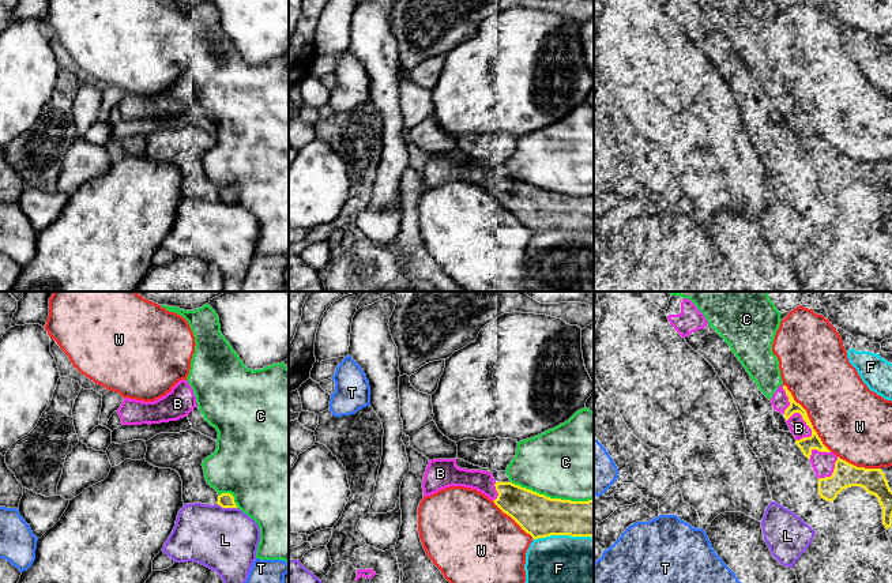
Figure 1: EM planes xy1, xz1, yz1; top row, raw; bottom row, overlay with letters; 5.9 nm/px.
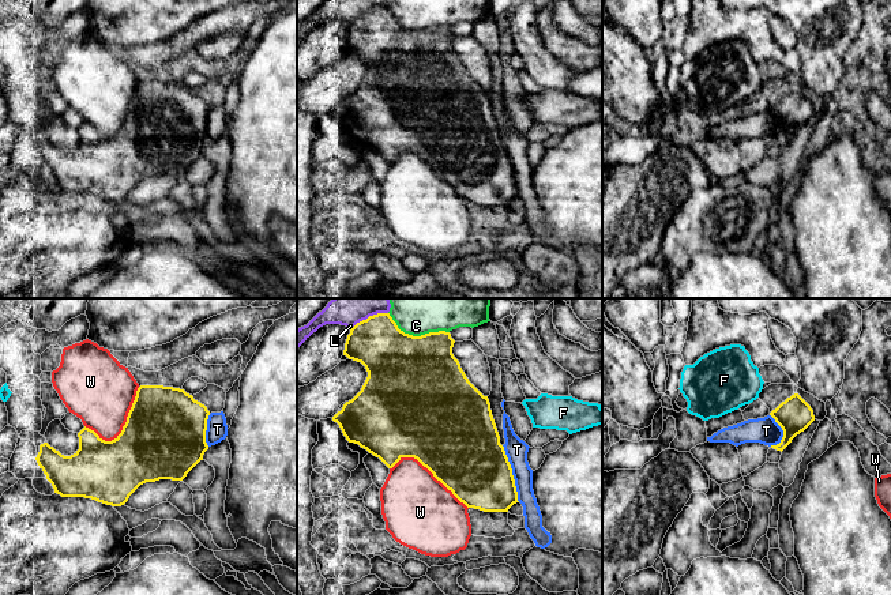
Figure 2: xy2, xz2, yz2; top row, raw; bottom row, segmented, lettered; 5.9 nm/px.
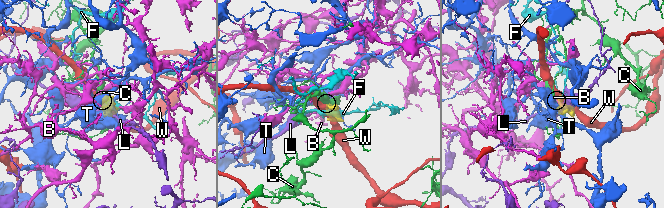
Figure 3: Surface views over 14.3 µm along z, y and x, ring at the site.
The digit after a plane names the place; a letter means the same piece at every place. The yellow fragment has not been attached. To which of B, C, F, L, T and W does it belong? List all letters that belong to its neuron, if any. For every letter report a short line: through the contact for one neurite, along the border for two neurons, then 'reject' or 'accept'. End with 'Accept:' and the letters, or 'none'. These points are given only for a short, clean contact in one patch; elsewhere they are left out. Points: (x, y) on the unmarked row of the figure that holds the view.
B: accept
C: reject
F: reject
L: line xy1 (217, 198), (222, 202), (237, 203); reject
T: reject
W: reject
Accept: B

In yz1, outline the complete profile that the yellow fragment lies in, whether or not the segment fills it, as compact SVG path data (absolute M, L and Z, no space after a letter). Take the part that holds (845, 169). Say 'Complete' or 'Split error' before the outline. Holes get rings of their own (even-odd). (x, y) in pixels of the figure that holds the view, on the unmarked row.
Split error. M779 80L771 93L774 105L782 108L795 132L795 139L810 155L818 173L818 189L833 196L838 189L851 181L861 181L876 191L882 203L882 219L892 222L892 185L881 163L857 162L831 147L818 132L806 105L794 95L786 80Z

